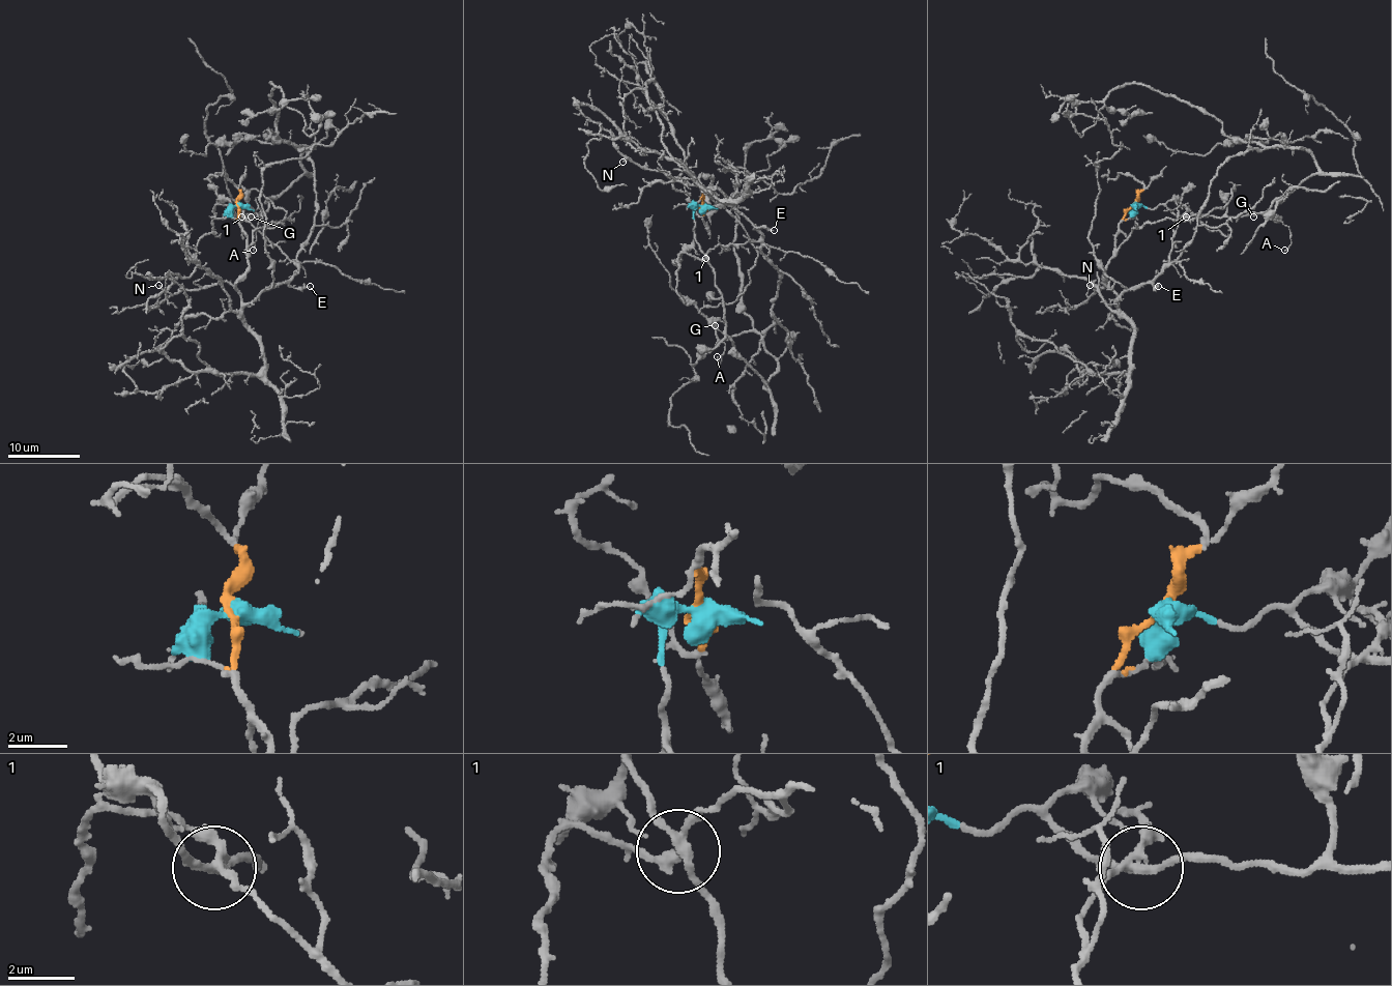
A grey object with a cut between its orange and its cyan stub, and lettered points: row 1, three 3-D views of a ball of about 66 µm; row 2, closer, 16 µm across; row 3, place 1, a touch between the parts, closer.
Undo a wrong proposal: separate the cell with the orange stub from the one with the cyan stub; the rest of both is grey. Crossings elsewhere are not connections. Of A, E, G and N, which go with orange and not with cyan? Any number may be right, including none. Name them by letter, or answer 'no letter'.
E, N

